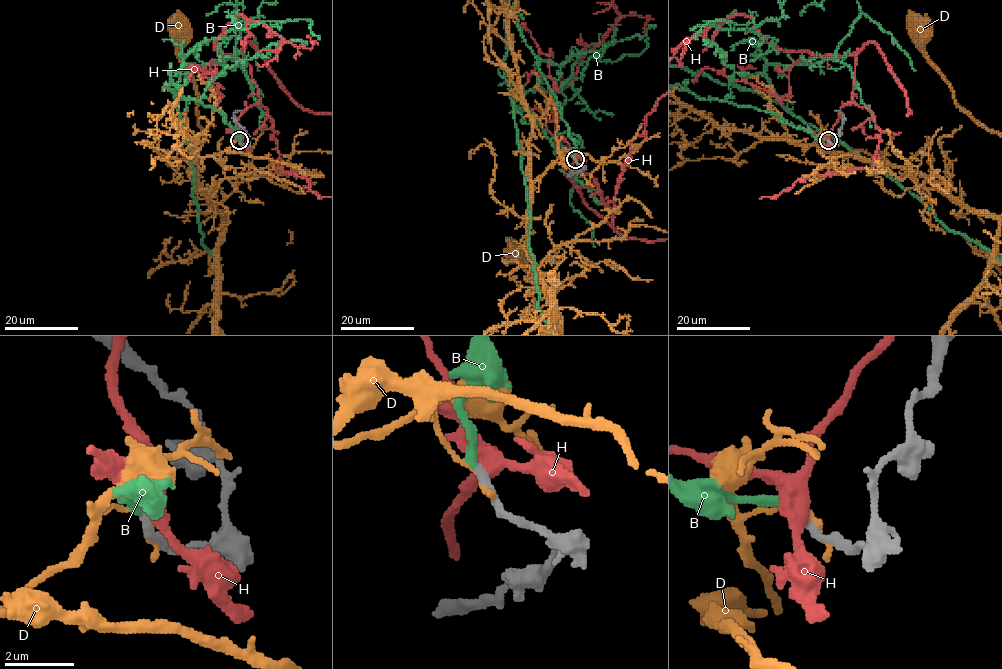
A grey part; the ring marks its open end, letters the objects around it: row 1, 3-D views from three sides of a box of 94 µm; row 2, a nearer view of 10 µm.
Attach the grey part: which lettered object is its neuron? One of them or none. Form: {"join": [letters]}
{"join": ["B"]}

